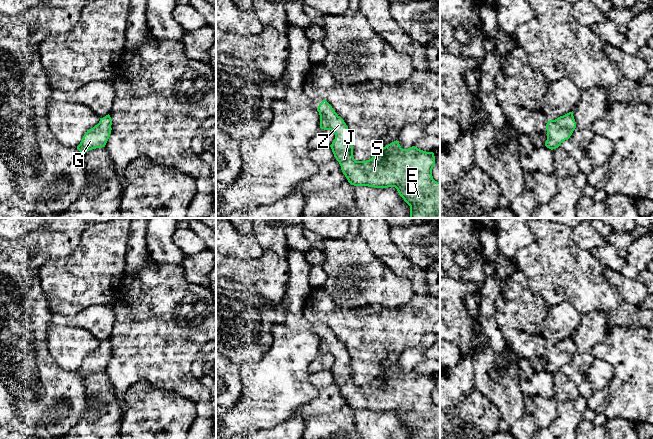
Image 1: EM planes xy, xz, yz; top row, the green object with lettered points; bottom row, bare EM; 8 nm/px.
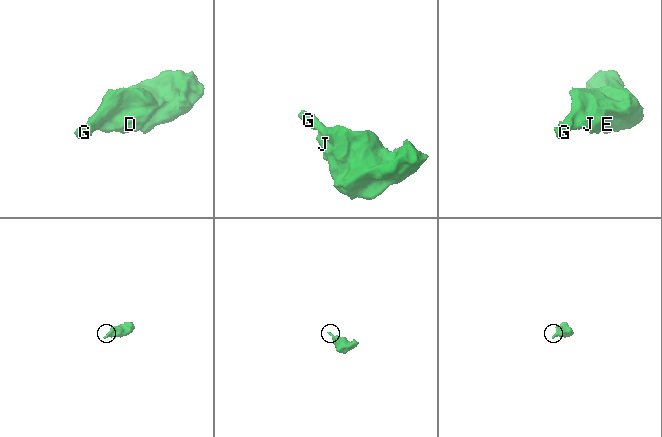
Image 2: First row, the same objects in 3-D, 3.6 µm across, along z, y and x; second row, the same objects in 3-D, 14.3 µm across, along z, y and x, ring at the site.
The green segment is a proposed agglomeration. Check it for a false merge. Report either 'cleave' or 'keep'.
keep

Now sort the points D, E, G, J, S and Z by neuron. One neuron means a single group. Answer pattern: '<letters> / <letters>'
D E G J S Z

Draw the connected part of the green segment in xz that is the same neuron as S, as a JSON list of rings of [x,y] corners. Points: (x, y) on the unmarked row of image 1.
[[[325,323],[319,328],[317,335],[320,339],[320,352],[331,354],[335,358],[330,371],[351,409],[374,412],[395,411],[410,430],[410,439],[440,439],[440,406],[435,405],[432,400],[435,389],[433,376],[426,376],[415,370],[402,373],[399,365],[396,364],[383,371],[371,383],[356,385],[353,381],[350,356],[344,344]]]

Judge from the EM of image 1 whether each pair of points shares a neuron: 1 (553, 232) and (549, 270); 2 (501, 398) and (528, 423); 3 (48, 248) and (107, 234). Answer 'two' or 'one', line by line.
1: one
2: two
3: two

